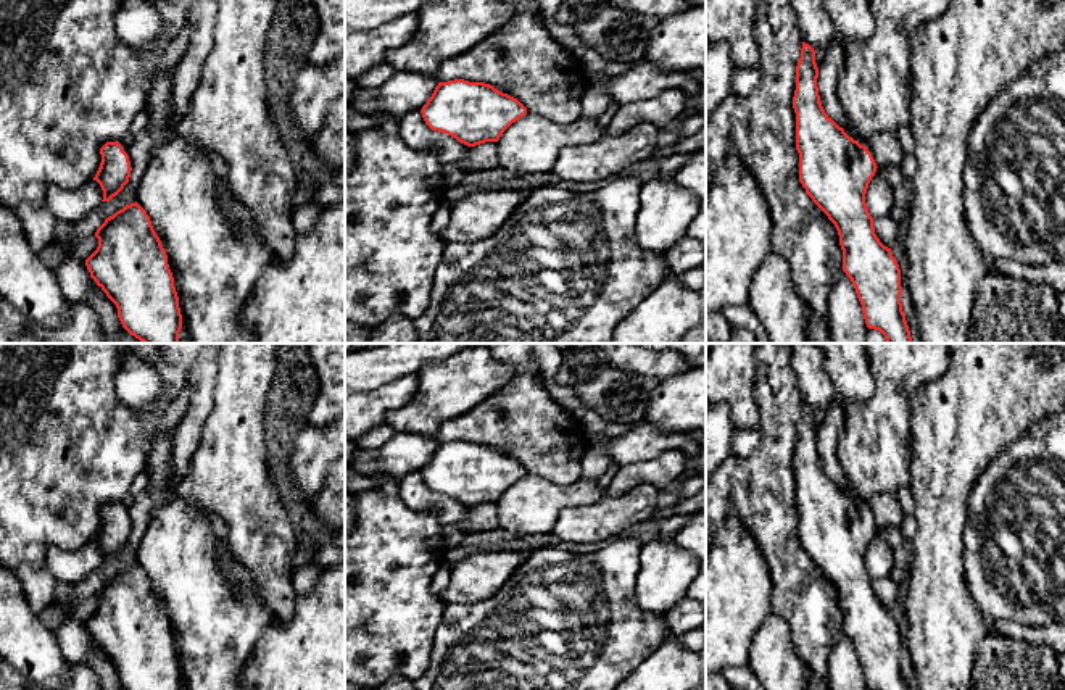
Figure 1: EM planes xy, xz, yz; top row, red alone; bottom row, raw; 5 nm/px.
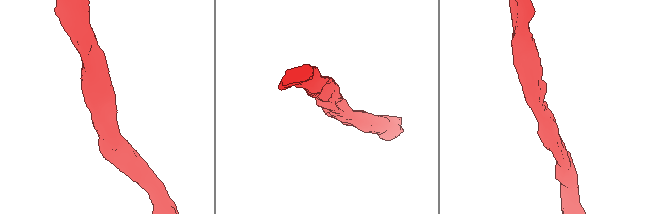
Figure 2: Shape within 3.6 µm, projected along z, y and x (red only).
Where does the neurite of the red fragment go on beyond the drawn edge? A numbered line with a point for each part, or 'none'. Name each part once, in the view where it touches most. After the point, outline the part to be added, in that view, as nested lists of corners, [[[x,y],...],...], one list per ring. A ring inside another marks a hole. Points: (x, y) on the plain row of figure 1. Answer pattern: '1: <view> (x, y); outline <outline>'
none

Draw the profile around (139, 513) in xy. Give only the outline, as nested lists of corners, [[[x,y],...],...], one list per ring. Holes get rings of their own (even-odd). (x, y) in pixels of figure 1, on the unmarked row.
[[[145,490],[134,497],[132,505],[124,511],[131,522],[131,538],[124,550],[113,558],[110,563],[102,563],[93,572],[73,587],[71,600],[81,600],[95,596],[97,590],[105,584],[106,579],[122,571],[126,566],[135,564],[135,550],[147,530],[155,505],[150,493]]]

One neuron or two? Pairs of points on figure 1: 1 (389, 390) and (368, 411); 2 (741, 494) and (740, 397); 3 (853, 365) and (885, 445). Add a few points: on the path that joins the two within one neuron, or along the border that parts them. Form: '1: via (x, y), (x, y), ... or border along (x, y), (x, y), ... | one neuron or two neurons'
1: via (384, 395), (372, 407) | one neuron
2: border along (753, 390), (759, 411), (759, 428) | two neurons
3: border along (867, 360), (874, 394), (853, 403), (846, 413) | two neurons

